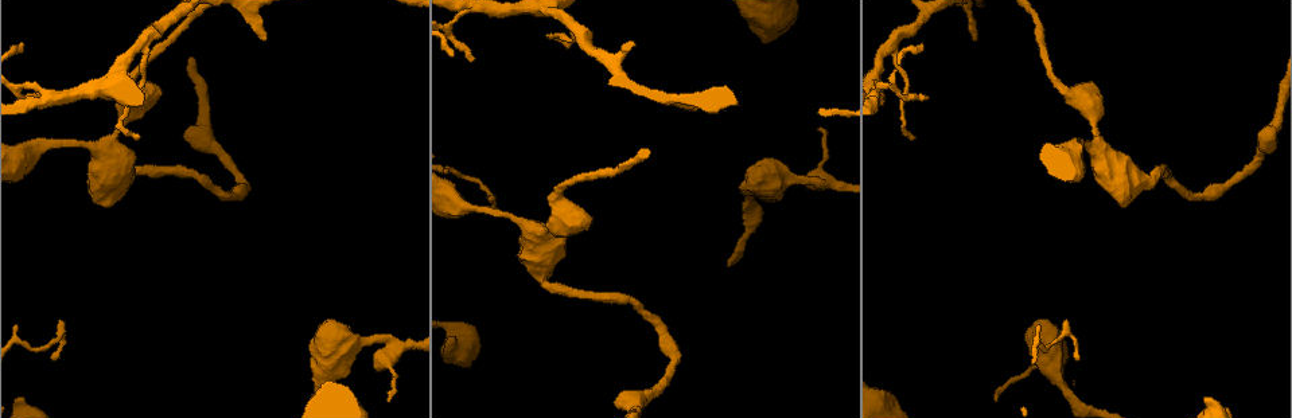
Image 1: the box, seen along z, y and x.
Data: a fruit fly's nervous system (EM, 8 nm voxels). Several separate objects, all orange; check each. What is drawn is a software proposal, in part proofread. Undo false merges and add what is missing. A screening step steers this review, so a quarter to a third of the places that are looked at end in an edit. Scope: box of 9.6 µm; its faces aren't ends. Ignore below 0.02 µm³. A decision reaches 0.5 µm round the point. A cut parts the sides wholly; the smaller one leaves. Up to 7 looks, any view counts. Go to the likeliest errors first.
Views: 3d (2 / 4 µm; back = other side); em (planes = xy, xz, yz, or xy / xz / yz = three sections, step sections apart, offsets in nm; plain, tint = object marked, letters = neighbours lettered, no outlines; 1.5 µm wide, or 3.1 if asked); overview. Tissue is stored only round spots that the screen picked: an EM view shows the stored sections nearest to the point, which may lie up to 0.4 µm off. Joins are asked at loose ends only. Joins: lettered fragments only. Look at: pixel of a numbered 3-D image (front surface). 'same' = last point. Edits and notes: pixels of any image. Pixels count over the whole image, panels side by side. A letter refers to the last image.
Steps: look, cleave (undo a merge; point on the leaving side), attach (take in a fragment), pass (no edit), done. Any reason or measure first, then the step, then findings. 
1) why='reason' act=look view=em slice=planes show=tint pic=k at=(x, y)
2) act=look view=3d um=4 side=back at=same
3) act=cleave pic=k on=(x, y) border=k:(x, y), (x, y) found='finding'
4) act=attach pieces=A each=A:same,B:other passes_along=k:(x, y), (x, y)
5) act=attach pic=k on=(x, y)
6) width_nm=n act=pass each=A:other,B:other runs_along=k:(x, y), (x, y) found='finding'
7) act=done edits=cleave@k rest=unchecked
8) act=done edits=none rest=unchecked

why='branch stops here' act=look view=em slice=xy step=8 show=letters pic=1 at=(262, 41)

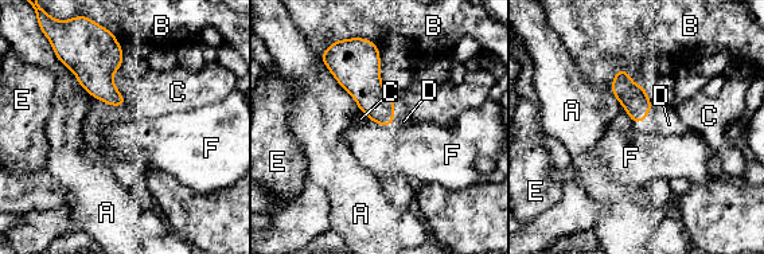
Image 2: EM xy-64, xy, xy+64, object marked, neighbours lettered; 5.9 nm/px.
act=look view=em slice=planes show=letters at=same

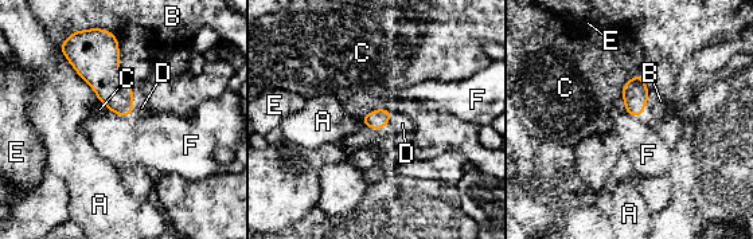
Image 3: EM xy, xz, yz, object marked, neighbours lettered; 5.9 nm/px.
act=attach pieces=D each=A:other,B:other,C:other,D:same,E:other,F:other found='it goes on there'

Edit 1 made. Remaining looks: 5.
why='redraw' act=look view=overview

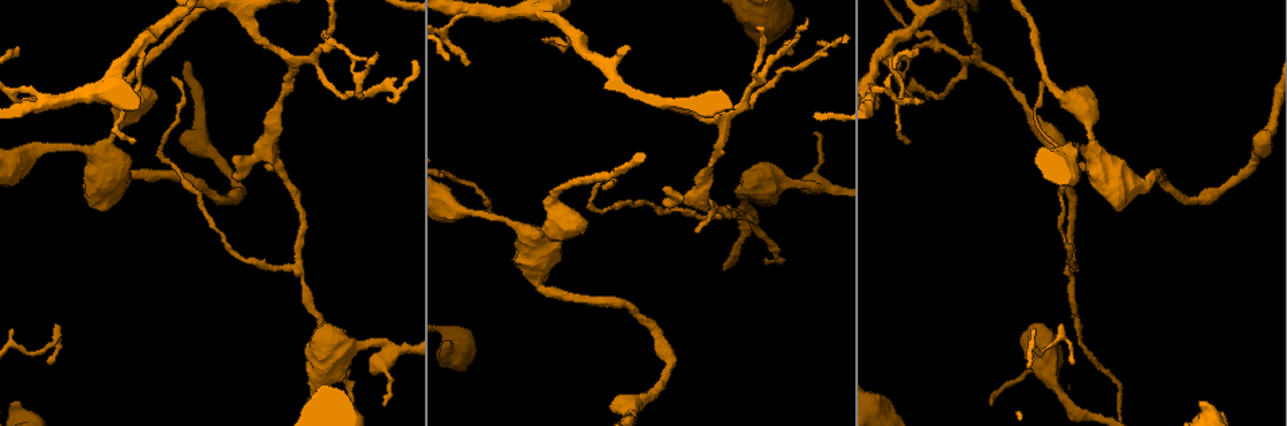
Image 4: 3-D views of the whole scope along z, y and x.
why='sharp bend' act=look view=em slice=planes show=letters pic=4 at=(815, 186)

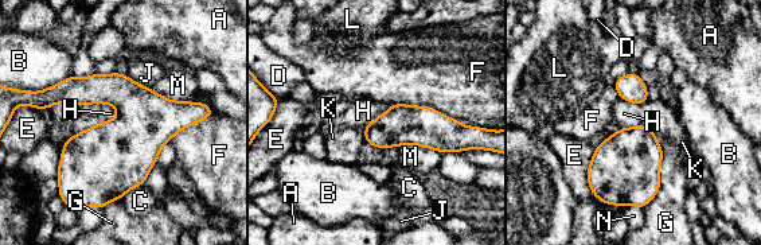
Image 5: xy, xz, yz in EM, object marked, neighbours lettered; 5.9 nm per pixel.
width_nm=90 act=pass each=A:other,B:other,C:other,D:other,E:other,F:other,G:other,H:other,J:other,K:other,L:other,M:other,N:other border=5:(117, 109), (113, 119), (77, 133) found='all the same neuron'

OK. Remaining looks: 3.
act=done edits=attach@3 rest=unchecked

